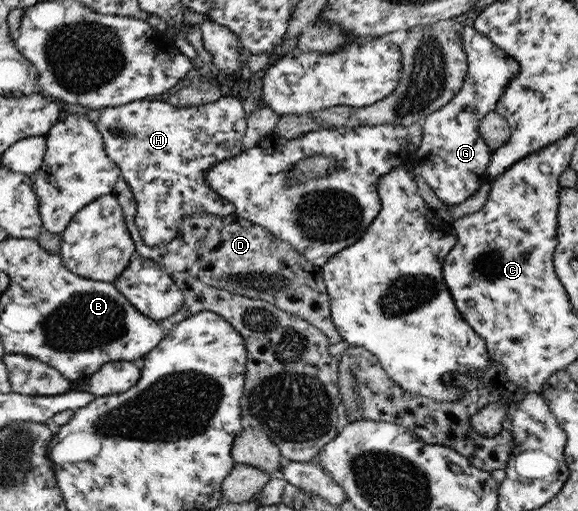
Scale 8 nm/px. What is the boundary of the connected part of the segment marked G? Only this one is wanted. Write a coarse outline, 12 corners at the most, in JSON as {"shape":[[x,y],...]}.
{"shape":[[466,22],[469,80],[422,123],[410,163],[445,206],[492,162],[480,120],[519,61]]}

